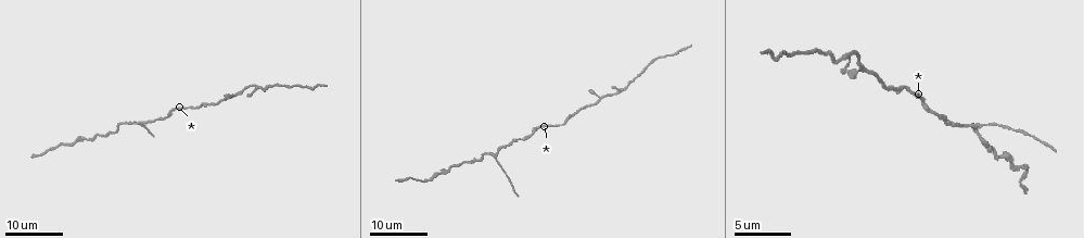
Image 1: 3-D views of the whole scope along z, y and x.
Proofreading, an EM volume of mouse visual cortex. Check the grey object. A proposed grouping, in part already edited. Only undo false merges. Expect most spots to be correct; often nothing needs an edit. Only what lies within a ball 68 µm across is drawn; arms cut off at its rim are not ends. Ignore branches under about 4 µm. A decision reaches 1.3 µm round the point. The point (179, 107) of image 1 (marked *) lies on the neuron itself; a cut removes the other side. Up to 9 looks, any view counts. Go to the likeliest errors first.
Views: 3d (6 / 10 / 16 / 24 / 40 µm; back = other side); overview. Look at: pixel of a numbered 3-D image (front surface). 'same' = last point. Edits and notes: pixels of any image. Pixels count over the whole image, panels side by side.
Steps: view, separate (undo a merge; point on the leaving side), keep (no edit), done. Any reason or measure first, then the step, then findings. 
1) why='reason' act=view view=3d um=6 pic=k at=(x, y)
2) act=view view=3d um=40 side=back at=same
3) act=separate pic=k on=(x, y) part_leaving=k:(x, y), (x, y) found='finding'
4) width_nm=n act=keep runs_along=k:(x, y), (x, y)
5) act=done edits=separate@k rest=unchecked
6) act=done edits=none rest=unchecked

why='thin arm on a thick one' act=view view=3d um=16 pic=1 at=(130, 122)

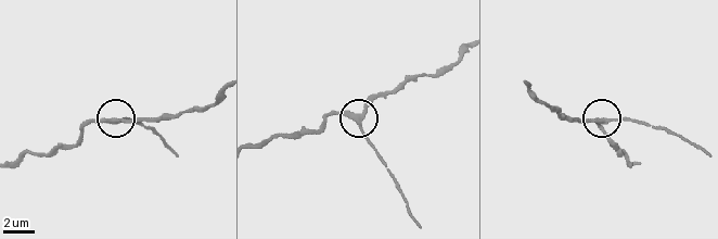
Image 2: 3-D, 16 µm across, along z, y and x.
act=view view=3d um=10 pic=2 at=(601, 120)

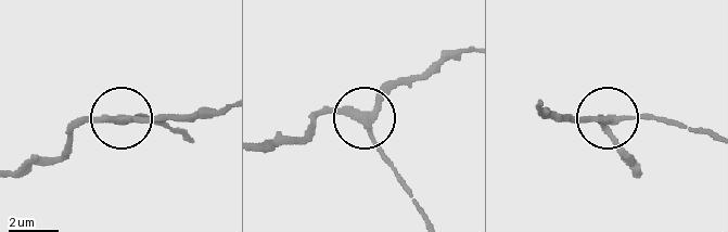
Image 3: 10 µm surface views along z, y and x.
side_arm_um=9 act=keep runs_along=3:(538, 106), (582, 119), (654, 119) found='all the same neuron'

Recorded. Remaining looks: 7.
why='thick turns thin' act=view view=3d um=24 pic=1 at=(598, 100)

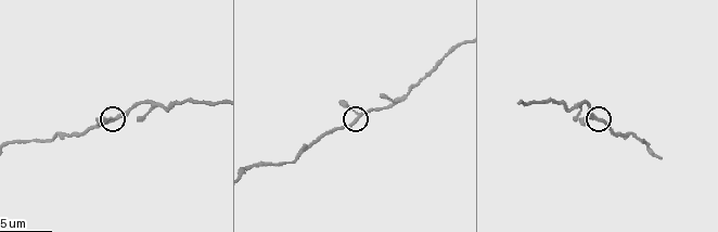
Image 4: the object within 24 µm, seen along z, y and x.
act=view view=3d um=10 pic=4 at=(601, 120)

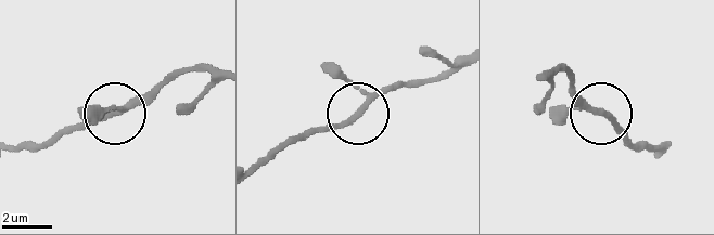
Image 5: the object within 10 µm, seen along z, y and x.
act=keep found='continuous, no second neuron'

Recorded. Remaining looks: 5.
why='thick turns thin' act=view view=3d um=6 pic=4 at=(147, 100)

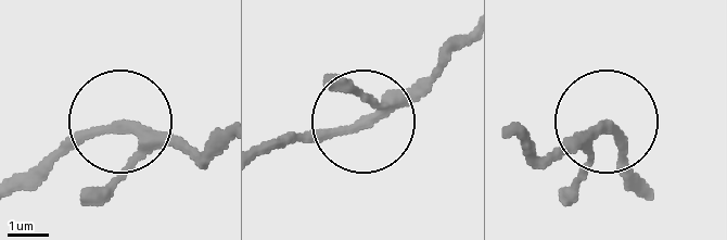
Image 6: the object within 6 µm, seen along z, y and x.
act=view view=3d um=6 side=back pic=6 at=(122, 128)

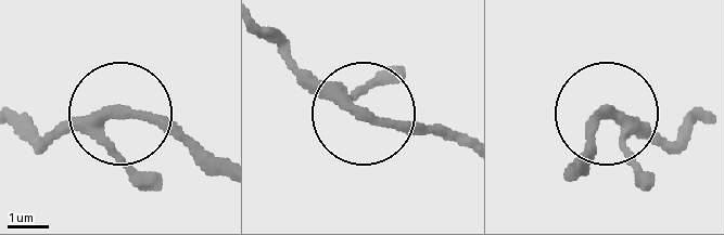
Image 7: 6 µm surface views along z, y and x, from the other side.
width_nm=210 act=keep runs_along=7:(219, 165), (105, 109), (47, 136) found='continuous, no second neuron'

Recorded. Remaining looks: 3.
why='thick turns thin' act=view view=3d um=10 pic=4 at=(295, 159)

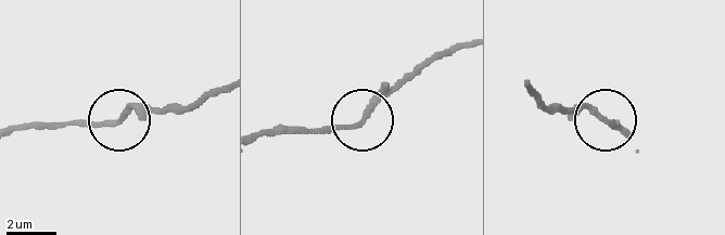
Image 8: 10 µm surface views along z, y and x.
act=view view=3d um=6 pic=8 at=(356, 122)

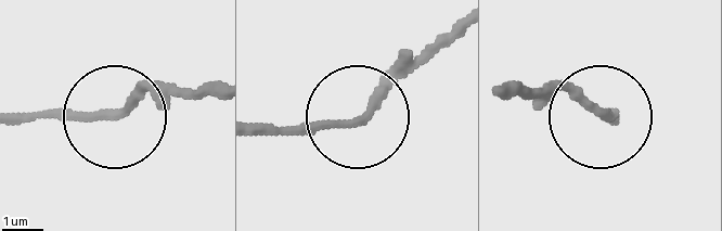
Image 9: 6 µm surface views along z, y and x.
act=keep found='continuous, no second neuron'

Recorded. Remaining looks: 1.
act=done edits=none rest=unchecked

